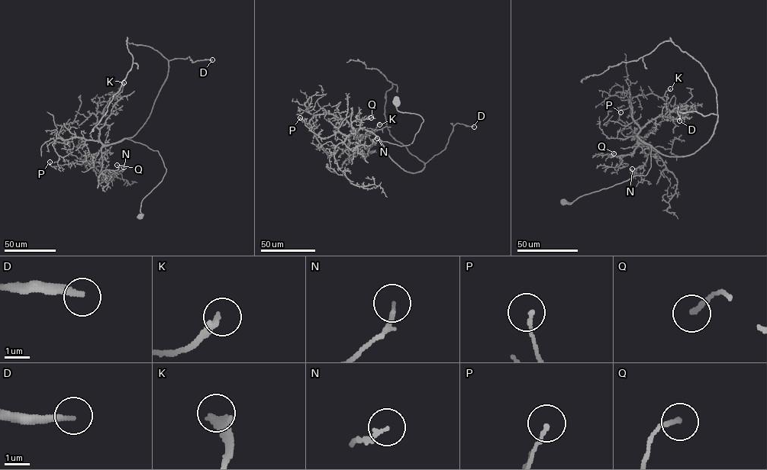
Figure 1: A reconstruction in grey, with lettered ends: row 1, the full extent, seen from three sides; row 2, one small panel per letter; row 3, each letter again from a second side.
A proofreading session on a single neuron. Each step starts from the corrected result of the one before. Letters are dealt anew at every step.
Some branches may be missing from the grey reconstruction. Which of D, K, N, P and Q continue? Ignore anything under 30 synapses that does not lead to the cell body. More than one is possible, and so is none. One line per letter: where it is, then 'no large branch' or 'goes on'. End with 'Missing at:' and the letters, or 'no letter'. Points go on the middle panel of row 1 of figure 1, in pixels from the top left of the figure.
D: place (474, 127); goes on
K: place (379, 124); no large branch
N: place (377, 138); no large branch
P: place (300, 117); no large branch
Q: place (371, 117); no large branch
Missing at: D

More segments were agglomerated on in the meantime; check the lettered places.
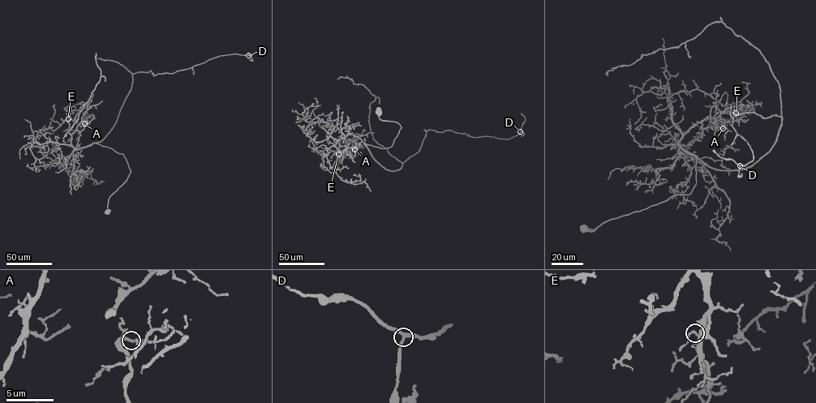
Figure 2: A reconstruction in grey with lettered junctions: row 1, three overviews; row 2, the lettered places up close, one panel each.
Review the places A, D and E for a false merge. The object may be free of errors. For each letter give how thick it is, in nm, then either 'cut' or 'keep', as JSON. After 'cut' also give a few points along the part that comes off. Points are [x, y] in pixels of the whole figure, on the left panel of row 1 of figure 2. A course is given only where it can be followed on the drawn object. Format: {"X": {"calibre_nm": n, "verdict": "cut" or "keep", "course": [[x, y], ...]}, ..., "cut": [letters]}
{"A": {"calibre_nm": 160, "verdict": "keep"}, "D": {"calibre_nm": 240, "verdict": "keep"}, "E": {"calibre_nm": 200, "verdict": "cut", "course": [[68, 118], [80, 126], [68, 139], [56, 160], [75, 173], [70, 182], [80, 169], [83, 173]]}, "cut": ["E"]}

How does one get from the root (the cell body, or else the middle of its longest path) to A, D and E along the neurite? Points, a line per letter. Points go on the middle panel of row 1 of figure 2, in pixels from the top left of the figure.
A: (379, 109), (380, 119), (401, 126), (392, 144), (382, 148), (352, 135), (341, 135), (358, 144), (354, 149)
D: (379, 109), (401, 128), (390, 147), (364, 144), (393, 171), (429, 129), (509, 139), (520, 131)
E: (379, 109), (380, 119), (401, 126), (391, 147), (367, 144), (345, 134), (338, 143), (338, 154)

